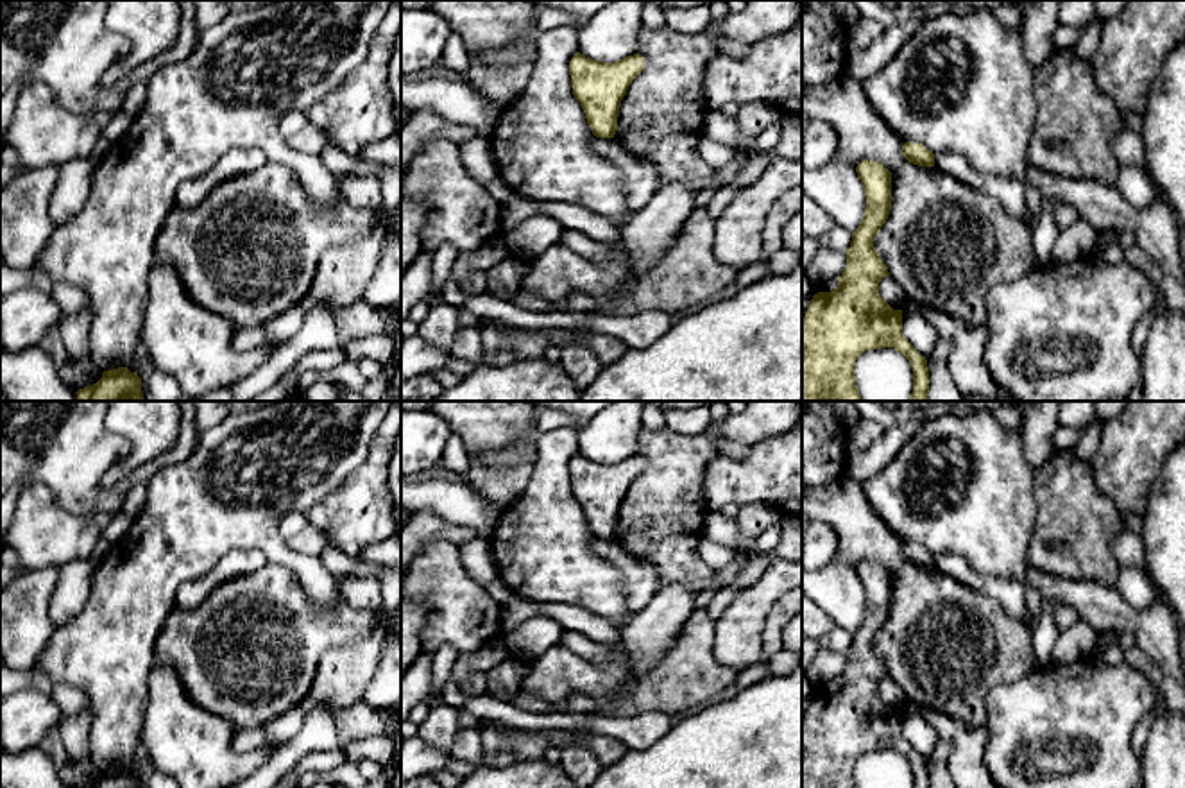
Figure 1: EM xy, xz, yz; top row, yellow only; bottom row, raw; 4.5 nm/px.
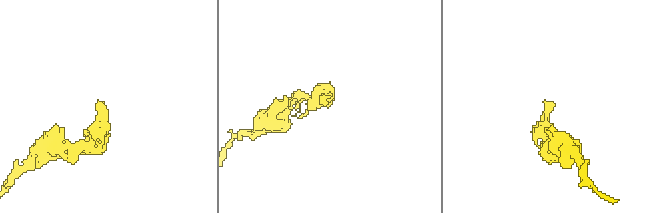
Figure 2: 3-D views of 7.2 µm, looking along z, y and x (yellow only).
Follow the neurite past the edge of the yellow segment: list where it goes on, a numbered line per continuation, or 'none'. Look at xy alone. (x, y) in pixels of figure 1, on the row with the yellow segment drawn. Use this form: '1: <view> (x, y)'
none

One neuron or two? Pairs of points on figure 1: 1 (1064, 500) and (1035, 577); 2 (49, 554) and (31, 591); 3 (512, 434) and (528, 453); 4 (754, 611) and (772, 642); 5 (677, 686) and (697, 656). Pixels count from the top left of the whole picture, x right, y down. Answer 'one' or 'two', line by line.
1: two
2: two
3: two
4: two
5: one

